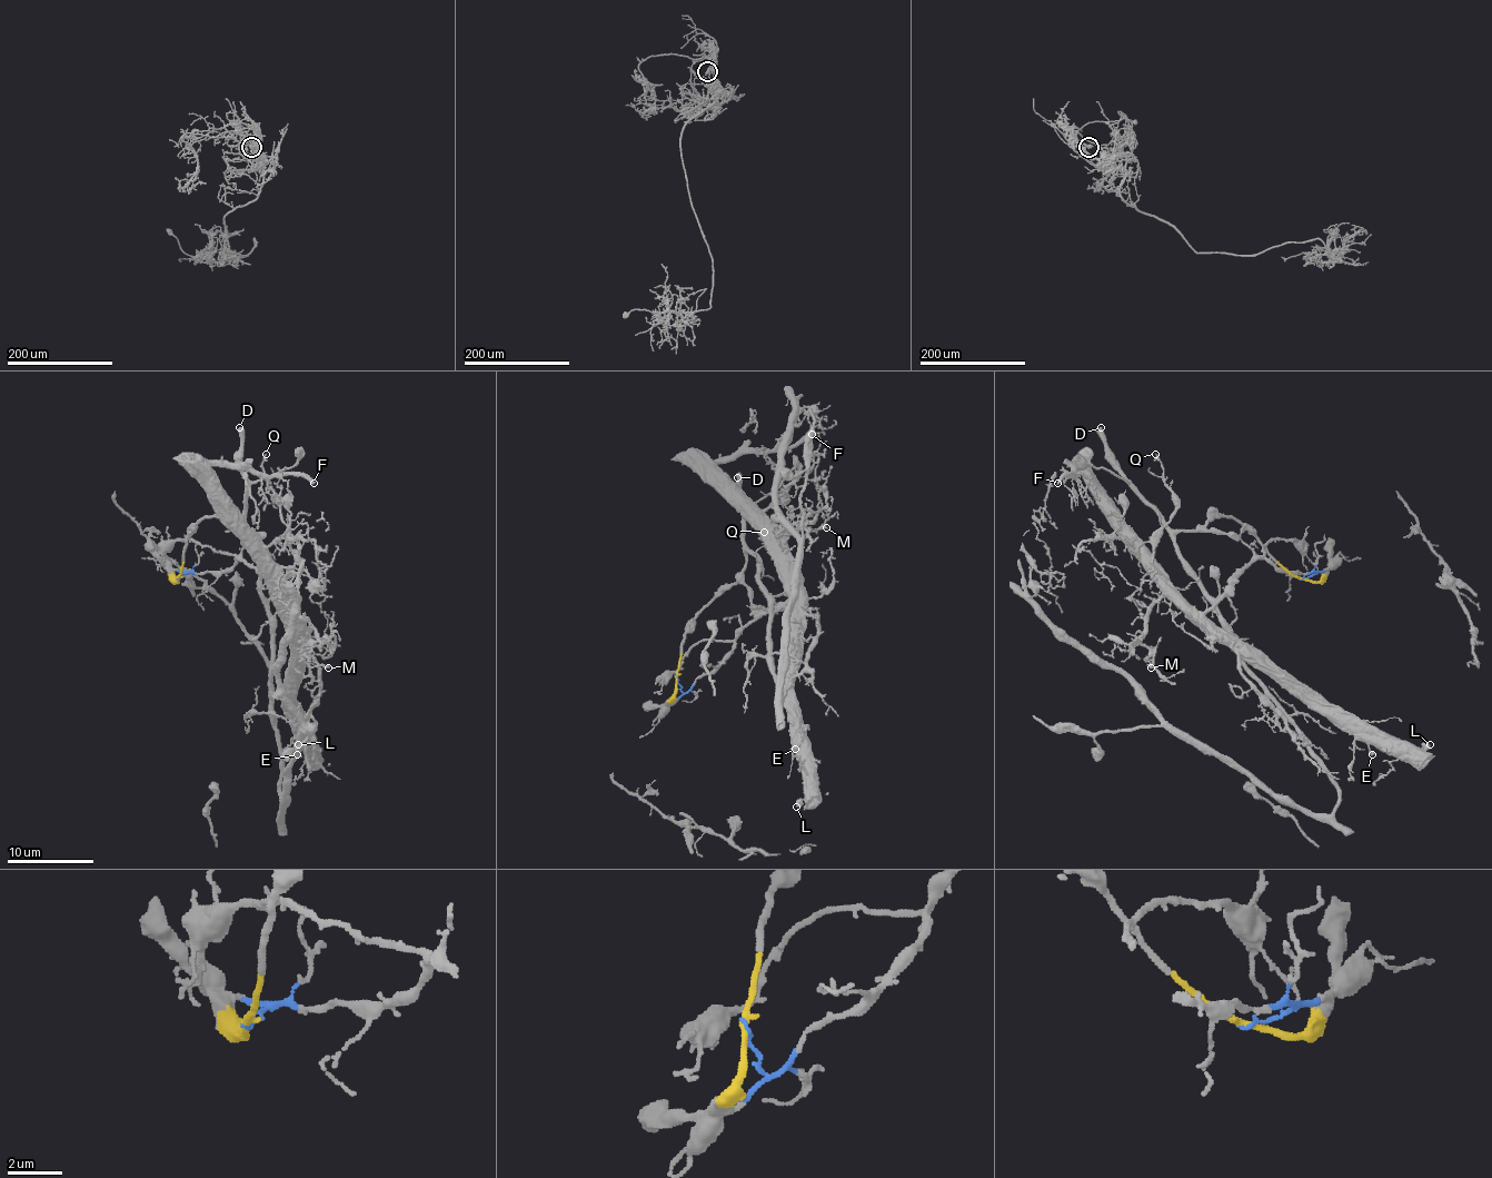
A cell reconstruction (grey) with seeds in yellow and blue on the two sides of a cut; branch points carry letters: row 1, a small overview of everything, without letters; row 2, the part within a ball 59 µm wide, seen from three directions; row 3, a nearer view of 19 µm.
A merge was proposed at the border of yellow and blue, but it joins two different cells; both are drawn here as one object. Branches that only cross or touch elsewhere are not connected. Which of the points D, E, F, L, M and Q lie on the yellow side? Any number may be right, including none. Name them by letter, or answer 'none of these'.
D

